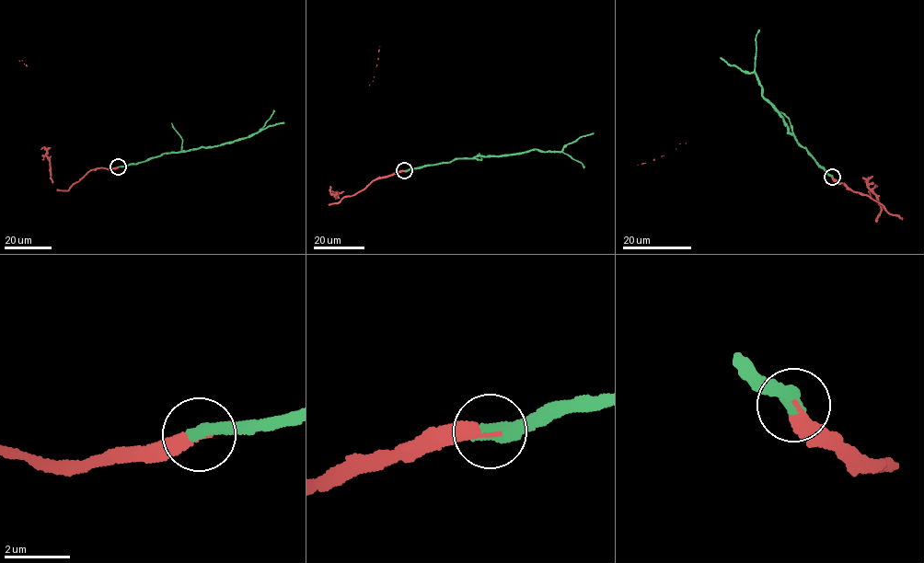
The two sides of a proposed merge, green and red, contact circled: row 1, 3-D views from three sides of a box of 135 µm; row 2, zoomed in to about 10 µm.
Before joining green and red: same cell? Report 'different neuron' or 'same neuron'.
same neuron

